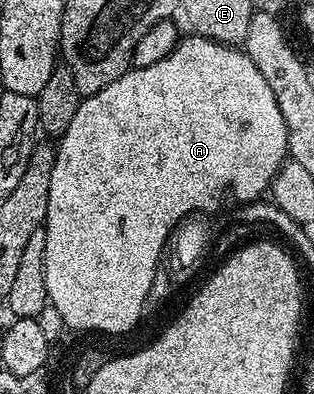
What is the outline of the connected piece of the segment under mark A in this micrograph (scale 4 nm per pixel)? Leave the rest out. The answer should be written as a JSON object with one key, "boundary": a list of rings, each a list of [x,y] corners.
{"boundary":[[[197,35],[183,36],[174,50],[160,63],[143,69],[131,68],[120,79],[108,83],[98,93],[79,100],[78,110],[72,123],[60,137],[56,145],[57,157],[51,173],[51,190],[48,194],[48,209],[44,228],[46,231],[46,295],[49,304],[60,311],[64,323],[71,330],[91,329],[94,333],[116,333],[123,335],[127,326],[135,326],[143,320],[142,308],[147,308],[146,285],[149,284],[148,271],[151,269],[156,251],[161,246],[162,236],[167,231],[179,228],[189,213],[214,213],[222,201],[249,203],[259,200],[274,182],[274,176],[282,168],[288,157],[286,124],[284,115],[268,87],[268,79],[252,63],[252,59],[238,47],[221,45]]]}

